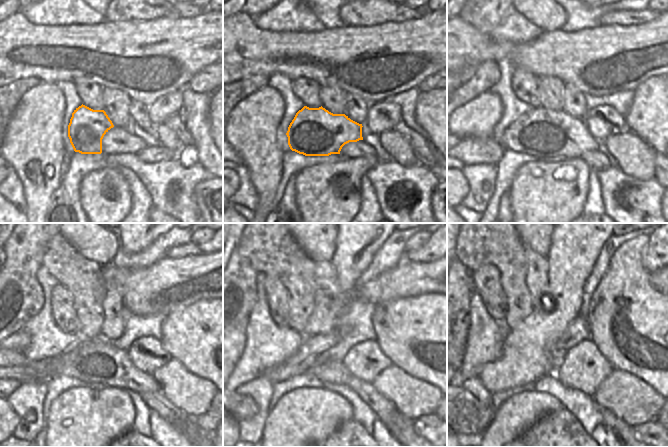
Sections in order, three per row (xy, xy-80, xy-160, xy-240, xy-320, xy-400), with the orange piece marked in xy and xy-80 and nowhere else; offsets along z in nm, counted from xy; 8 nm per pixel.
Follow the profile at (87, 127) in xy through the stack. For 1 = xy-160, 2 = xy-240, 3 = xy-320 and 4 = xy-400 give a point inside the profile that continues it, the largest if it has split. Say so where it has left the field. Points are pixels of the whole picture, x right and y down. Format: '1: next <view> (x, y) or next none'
1: next xy-160 (542, 133)
2: next xy-240 (97, 360)
3: next xy-320 (333, 371)
4: next xy-400 (612, 423)

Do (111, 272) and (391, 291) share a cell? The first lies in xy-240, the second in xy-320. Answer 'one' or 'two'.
one

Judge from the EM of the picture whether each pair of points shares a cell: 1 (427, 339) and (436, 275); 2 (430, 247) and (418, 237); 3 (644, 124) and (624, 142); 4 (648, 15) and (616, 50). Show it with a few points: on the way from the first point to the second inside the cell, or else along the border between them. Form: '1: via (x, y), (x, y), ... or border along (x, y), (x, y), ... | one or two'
1: border along (436, 293), (421, 293), (410, 298) | two
2: border along (431, 234), (420, 247), (404, 252) | two
3: border along (629, 130), (643, 139), (652, 148) | two
4: border along (657, 17), (644, 23), (616, 24) | two

